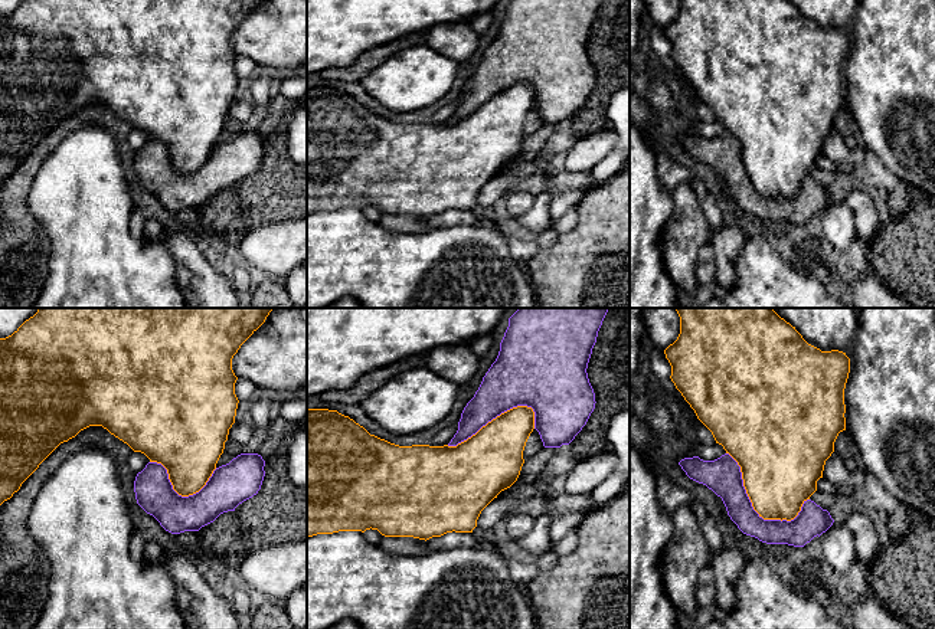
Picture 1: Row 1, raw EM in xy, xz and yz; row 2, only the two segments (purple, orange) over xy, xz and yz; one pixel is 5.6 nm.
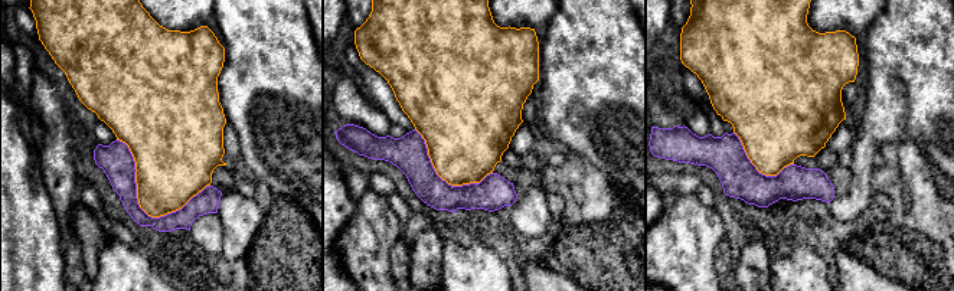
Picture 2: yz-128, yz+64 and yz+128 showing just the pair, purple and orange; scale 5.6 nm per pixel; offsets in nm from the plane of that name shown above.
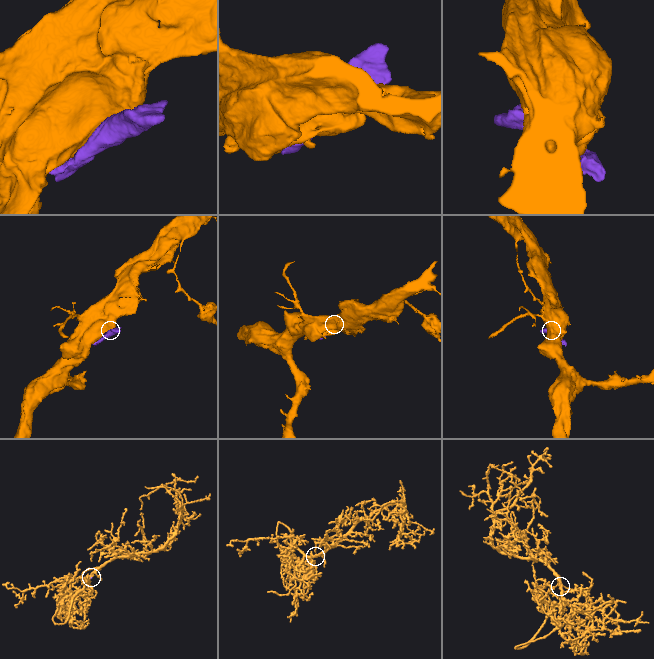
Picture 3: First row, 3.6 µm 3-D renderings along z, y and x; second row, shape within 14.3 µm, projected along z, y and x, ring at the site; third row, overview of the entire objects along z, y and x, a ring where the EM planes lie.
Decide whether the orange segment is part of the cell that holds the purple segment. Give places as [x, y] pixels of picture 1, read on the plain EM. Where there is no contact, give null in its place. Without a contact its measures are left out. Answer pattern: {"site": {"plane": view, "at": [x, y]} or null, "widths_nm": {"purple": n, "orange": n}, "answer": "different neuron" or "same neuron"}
{"site": {"plane": "yz", "at": [751, 180]}, "widths_nm": {"purple": 200, "orange": 440}, "answer": "different neuron"}

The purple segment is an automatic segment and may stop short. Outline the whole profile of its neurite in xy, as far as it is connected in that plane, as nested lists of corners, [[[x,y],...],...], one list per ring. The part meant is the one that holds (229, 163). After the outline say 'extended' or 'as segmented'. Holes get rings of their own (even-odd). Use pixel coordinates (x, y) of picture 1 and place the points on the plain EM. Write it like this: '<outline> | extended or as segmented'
[[[241,131],[216,145],[199,170],[182,174],[173,167],[167,147],[148,140],[135,154],[135,177],[169,210],[199,209],[256,173],[265,154],[264,144],[261,132]]] | as segmented

